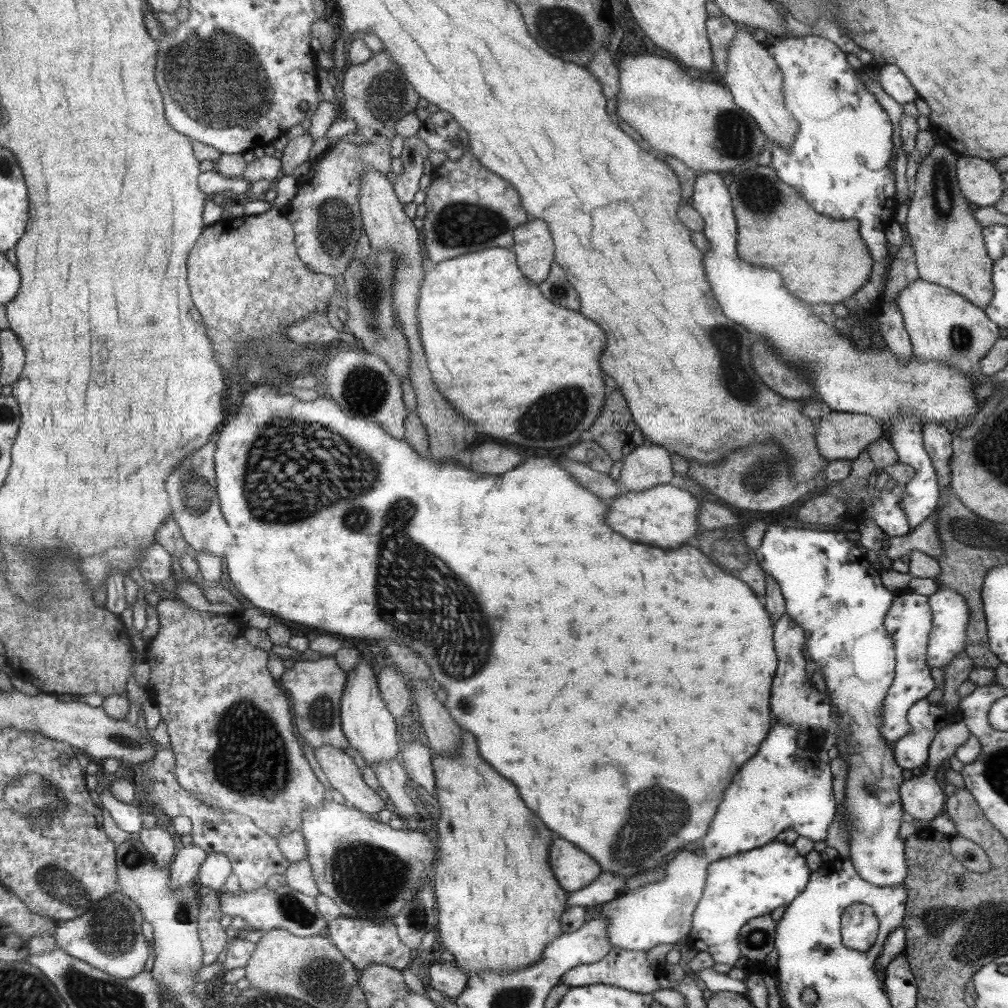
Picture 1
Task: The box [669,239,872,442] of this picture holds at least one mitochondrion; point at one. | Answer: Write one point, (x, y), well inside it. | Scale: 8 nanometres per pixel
(736, 382)

